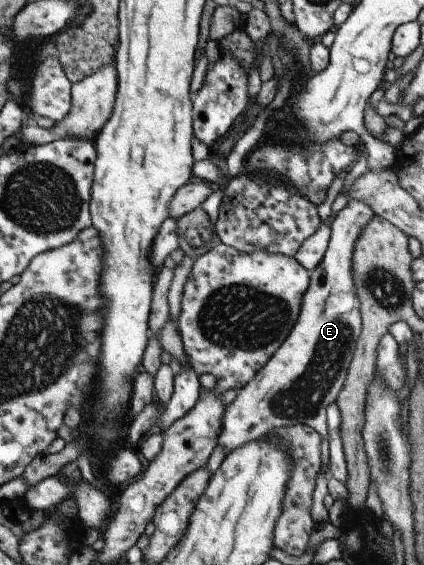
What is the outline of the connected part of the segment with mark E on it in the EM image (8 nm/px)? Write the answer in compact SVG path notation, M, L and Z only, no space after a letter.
M347 201L333 216L329 226L329 239L320 264L309 270L309 284L301 298L300 310L292 326L292 330L278 346L278 350L268 358L268 362L256 371L256 374L241 388L238 389L234 399L224 408L222 428L218 434L218 446L222 448L223 456L230 454L234 448L254 442L264 437L264 434L274 428L304 424L315 430L322 439L328 442L326 428L326 406L335 402L340 394L348 366L352 362L356 341L361 331L361 316L359 313L360 302L354 292L350 264L352 264L352 250L354 242L360 236L360 230L376 216L368 204Z

